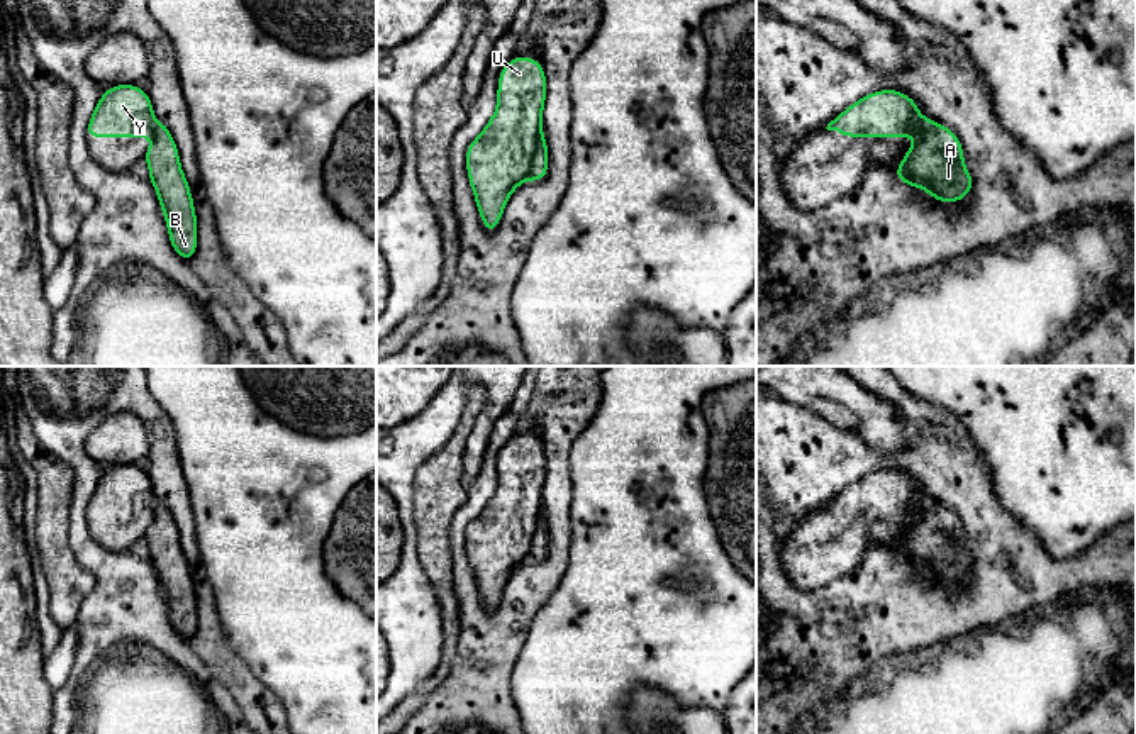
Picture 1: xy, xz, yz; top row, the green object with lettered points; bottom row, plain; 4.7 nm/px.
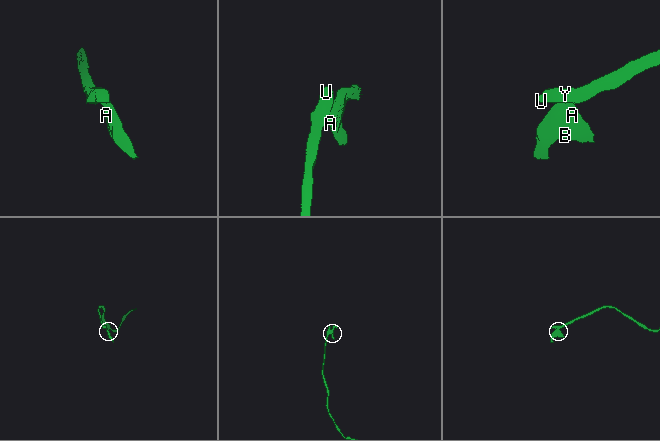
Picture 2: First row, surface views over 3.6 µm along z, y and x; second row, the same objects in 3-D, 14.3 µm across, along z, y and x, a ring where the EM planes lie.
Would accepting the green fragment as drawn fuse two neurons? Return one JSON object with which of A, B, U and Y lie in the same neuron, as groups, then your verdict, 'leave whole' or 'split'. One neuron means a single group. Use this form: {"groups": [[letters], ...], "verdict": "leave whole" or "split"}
{"groups": [["A", "B"], ["U", "Y"]], "verdict": "split"}

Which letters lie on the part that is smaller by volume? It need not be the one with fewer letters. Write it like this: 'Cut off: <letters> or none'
Cut off: A, B

